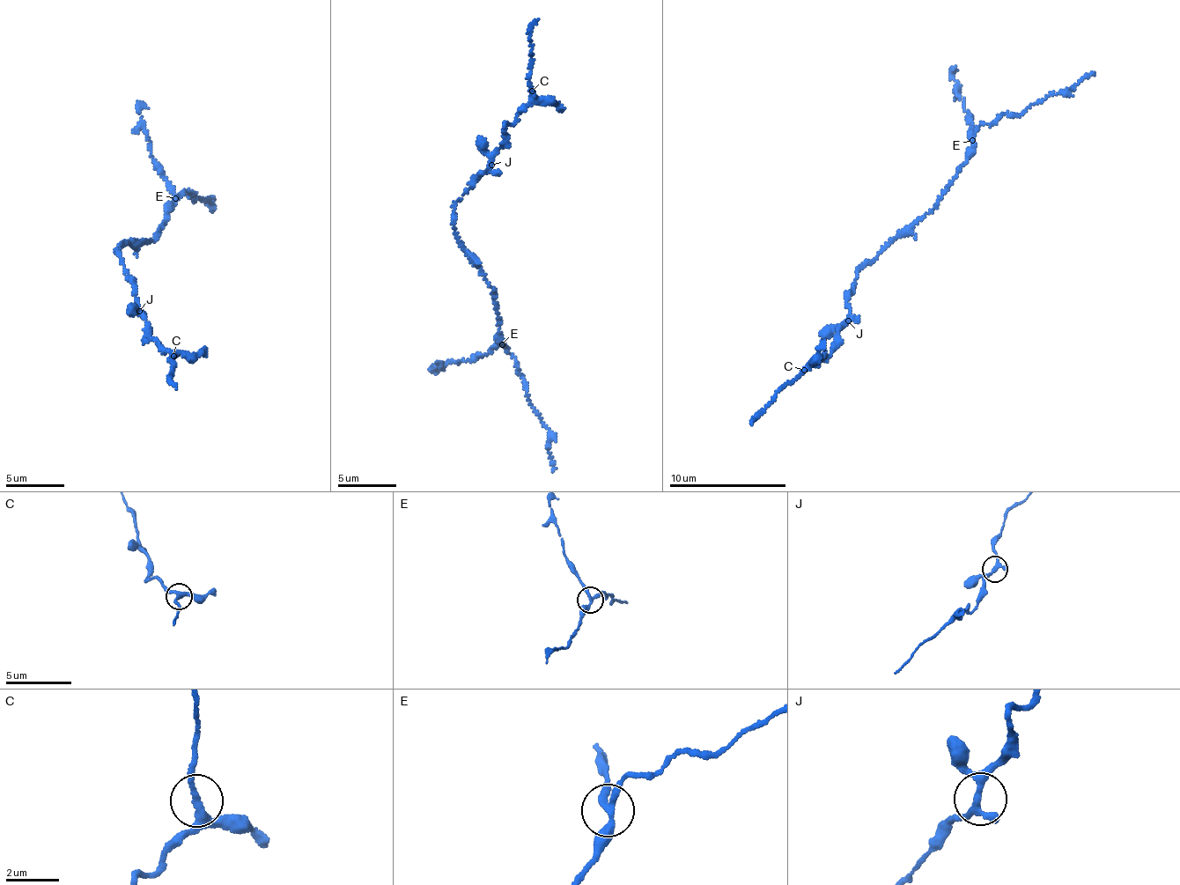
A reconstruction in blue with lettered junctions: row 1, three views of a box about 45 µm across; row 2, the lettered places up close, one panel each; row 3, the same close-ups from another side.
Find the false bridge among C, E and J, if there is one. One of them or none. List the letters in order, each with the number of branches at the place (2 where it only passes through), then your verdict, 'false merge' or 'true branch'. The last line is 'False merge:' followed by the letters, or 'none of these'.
C: 3 branches meet; true branch
E: 3 branches meet; false merge
J: 3 branches meet; true branch
False merge: E

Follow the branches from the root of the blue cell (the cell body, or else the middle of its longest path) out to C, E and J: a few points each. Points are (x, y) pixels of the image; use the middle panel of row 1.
C: (461, 241), (454, 224), (457, 201), (489, 167), (491, 156), (505, 142), (506, 126), (528, 102), (532, 91)
E: (461, 241), (465, 250), (477, 258), (493, 291), (491, 293), (500, 334), (497, 337), (503, 344)
J: (461, 241), (454, 224), (457, 201), (475, 182), (480, 171), (484, 173), (491, 165)

